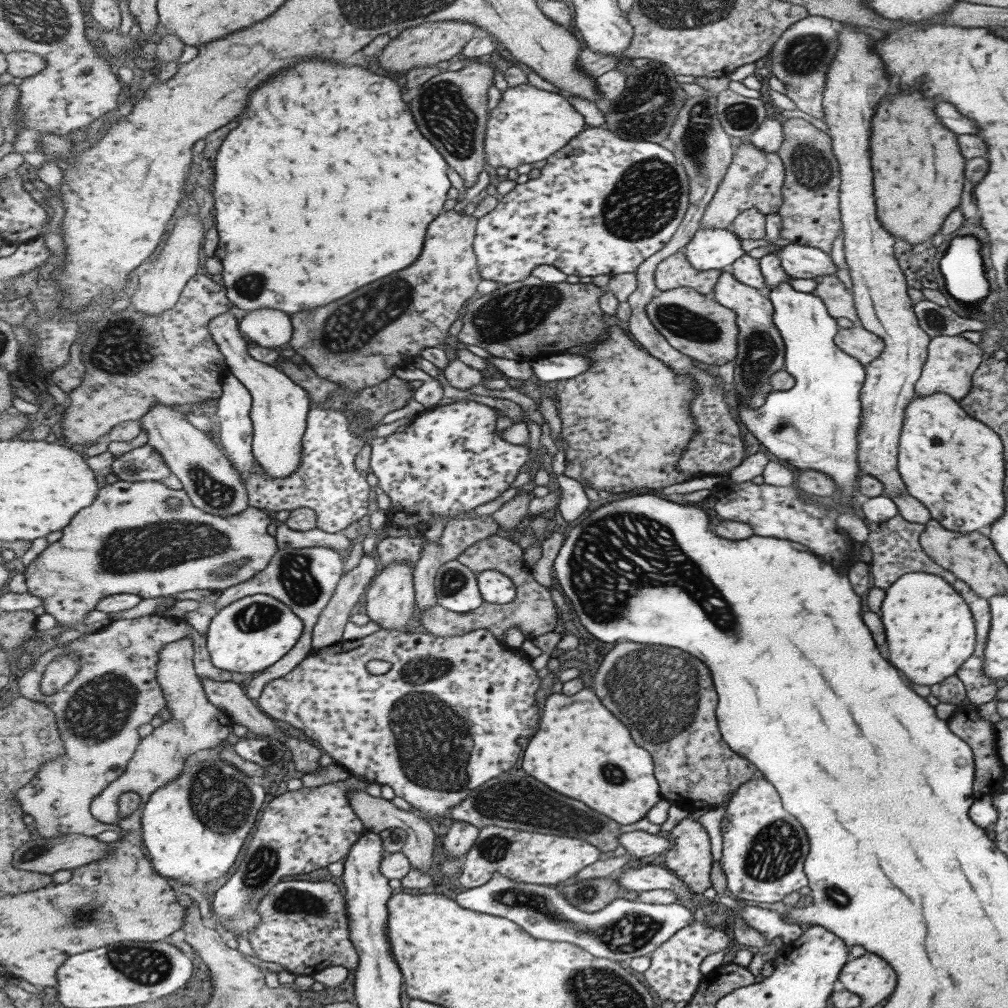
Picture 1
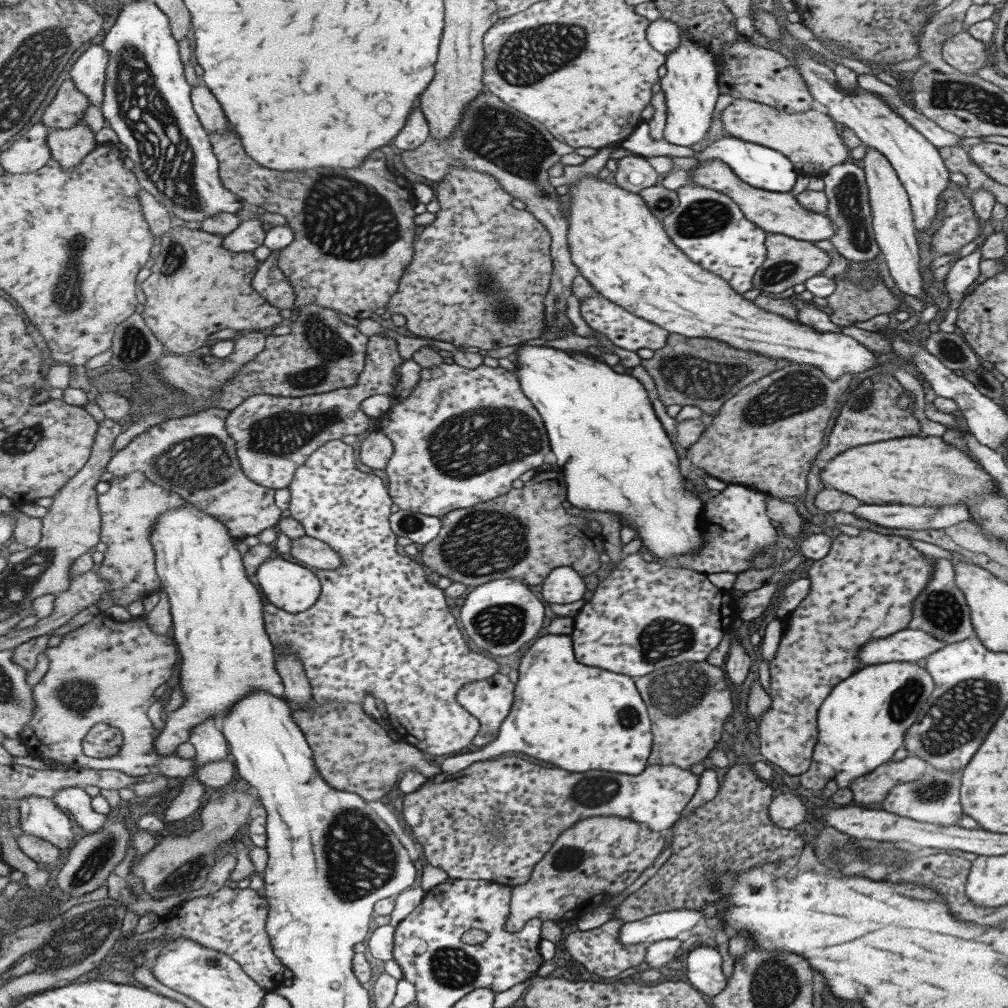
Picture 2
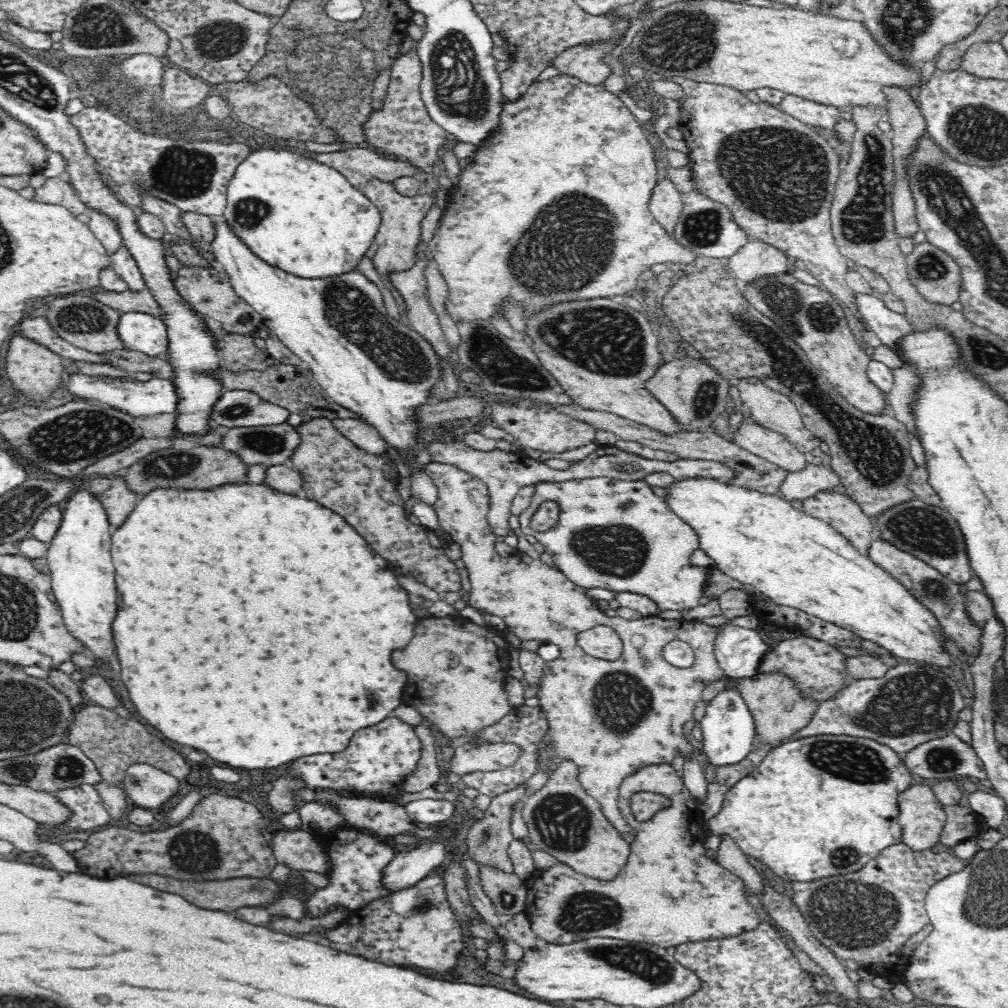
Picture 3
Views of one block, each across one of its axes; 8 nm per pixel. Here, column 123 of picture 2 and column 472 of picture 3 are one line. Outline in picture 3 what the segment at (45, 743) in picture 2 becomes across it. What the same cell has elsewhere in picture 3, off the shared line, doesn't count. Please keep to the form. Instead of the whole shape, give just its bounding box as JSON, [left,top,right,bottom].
[392,614,522,776]

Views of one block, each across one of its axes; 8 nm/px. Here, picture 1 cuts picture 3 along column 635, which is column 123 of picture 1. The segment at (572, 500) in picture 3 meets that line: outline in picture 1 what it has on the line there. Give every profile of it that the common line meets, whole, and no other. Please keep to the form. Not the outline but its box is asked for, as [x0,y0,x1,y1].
[25,480,279,632]

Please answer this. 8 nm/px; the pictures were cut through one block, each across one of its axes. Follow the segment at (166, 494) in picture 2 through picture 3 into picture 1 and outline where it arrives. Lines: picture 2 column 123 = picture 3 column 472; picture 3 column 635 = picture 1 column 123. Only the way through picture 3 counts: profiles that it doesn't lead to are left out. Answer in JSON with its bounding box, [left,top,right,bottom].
[19,614,233,838]

